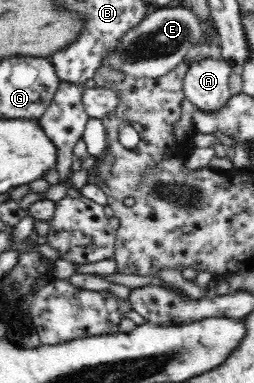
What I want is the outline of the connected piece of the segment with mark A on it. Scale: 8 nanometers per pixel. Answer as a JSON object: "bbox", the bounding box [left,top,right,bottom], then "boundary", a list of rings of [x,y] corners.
{"bbox":[183,59,232,111],"boundary":[[[224,59],[192,61],[183,78],[185,98],[202,111],[217,111],[230,98],[232,64]]]}

